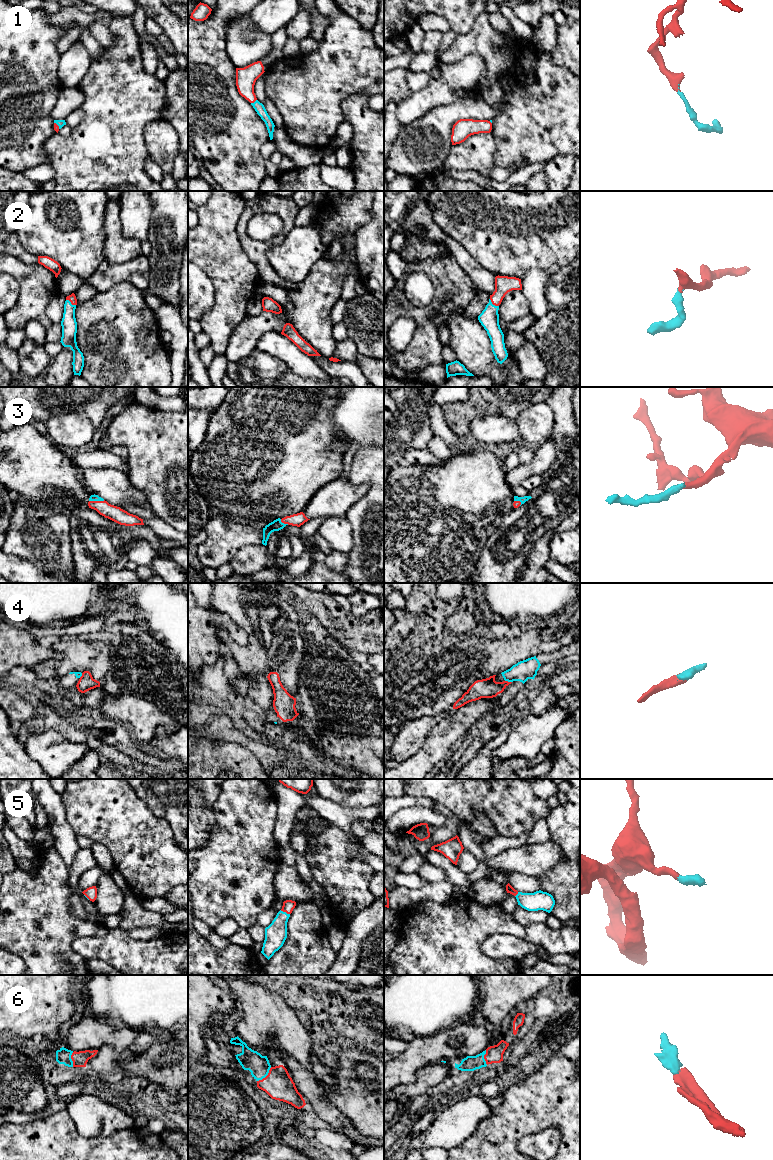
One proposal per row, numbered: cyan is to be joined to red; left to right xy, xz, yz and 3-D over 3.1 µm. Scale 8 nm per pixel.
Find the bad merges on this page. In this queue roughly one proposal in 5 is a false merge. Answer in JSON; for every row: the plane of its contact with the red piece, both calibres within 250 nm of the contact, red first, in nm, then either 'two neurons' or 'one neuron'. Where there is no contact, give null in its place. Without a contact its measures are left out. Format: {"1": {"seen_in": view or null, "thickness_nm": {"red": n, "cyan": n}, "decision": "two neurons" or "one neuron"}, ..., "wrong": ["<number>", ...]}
{"1": {"seen_in": "xz", "thickness_nm": {"red": 160, "cyan": 80}, "decision": "one neuron"}, "2": {"seen_in": "yz", "thickness_nm": {"red": 140, "cyan": 160}, "decision": "one neuron"}, "3": {"seen_in": "xy", "thickness_nm": {"red": 120, "cyan": 50}, "decision": "one neuron"}, "4": {"seen_in": "yz", "thickness_nm": {"red": 160, "cyan": 160}, "decision": "two neurons"}, "5": {"seen_in": "xz", "thickness_nm": {"red": 90, "cyan": 180}, "decision": "one neuron"}, "6": {"seen_in": "xz", "thickness_nm": {"red": 240, "cyan": 170}, "decision": "one neuron"}, "wrong": ["4"]}

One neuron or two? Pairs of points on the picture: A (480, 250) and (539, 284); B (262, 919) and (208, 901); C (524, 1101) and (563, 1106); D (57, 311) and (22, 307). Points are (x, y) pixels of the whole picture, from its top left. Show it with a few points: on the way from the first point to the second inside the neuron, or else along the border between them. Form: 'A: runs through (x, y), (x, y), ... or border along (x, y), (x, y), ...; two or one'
A: border along (548, 275), (540, 269), (529, 269), (521, 279); two
B: border along (271, 907), (258, 915), (256, 923); two
C: runs through (534, 1101), (553, 1101); one
D: border along (59, 292), (47, 307), (47, 316), (52, 323); two

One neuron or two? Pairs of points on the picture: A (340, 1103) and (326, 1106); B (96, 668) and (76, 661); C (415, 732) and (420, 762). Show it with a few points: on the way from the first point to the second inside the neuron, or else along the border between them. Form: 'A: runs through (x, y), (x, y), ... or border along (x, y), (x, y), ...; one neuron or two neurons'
A: border along (323, 1085), (329, 1100), (349, 1121); two neurons
B: runs through (91, 663), (89, 661), (81, 661); one neuron
C: border along (431, 729), (424, 743), (413, 754), (399, 763); two neurons

